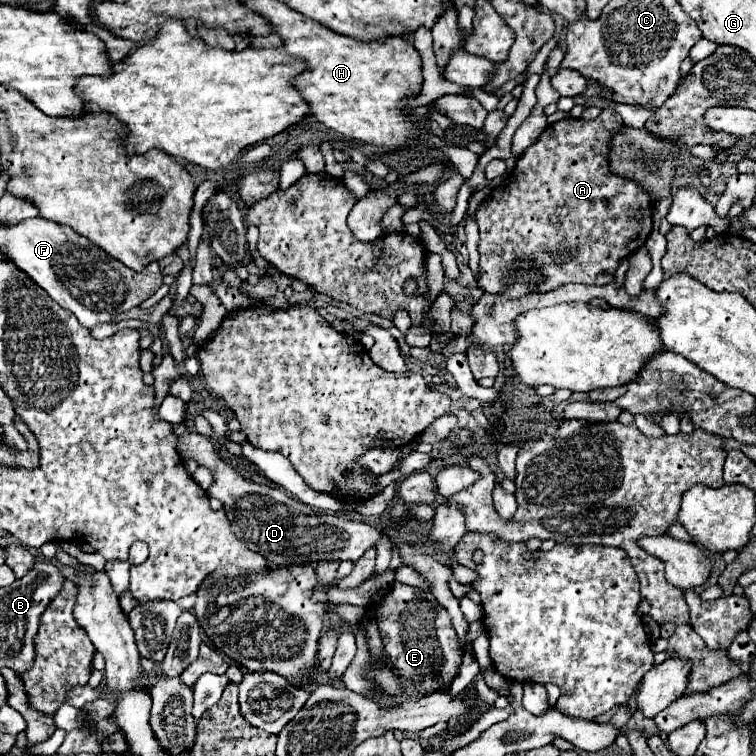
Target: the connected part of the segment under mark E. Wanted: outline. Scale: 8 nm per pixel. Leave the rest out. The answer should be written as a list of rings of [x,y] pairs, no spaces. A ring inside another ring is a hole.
[[[395,583],[391,591],[369,609],[379,625],[385,655],[401,677],[405,691],[433,693],[437,689],[449,689],[459,671],[463,649],[445,607],[441,607],[429,591]]]

